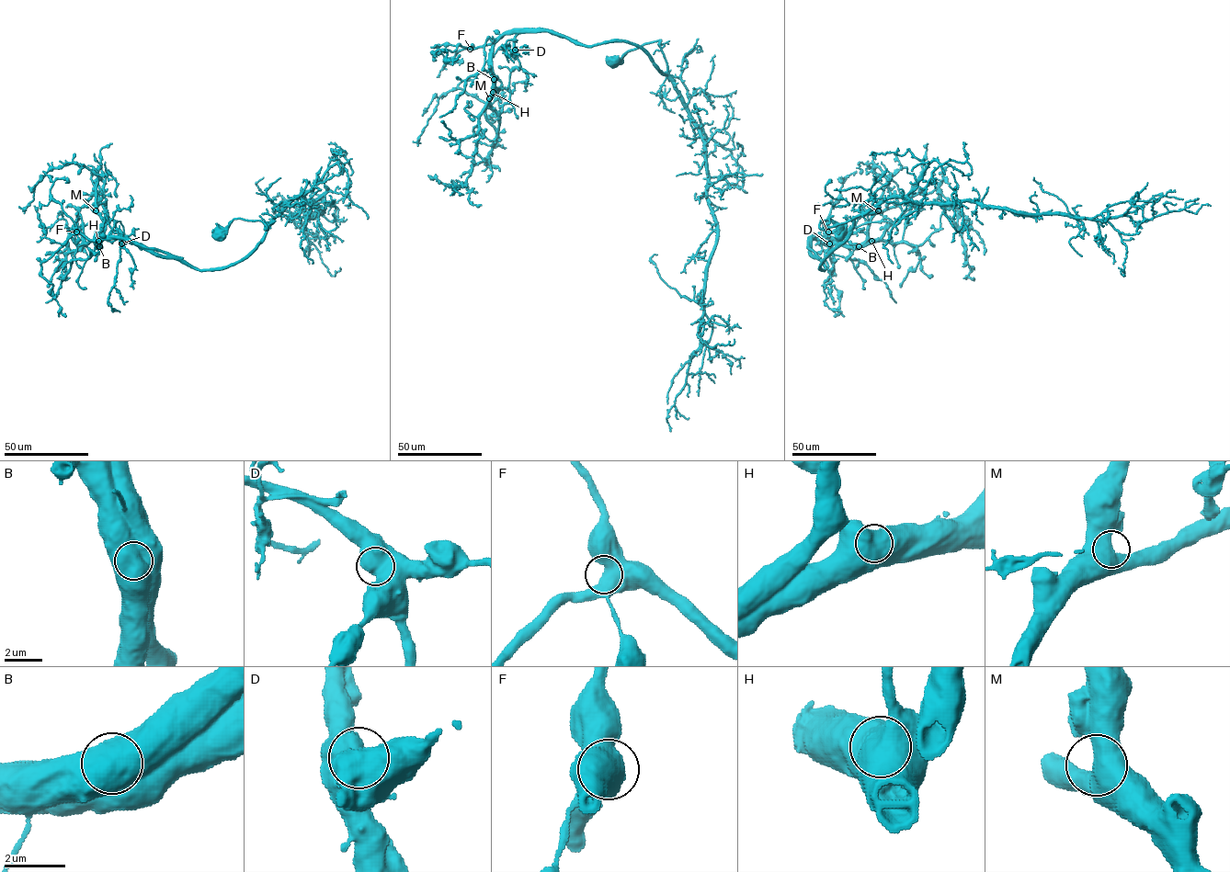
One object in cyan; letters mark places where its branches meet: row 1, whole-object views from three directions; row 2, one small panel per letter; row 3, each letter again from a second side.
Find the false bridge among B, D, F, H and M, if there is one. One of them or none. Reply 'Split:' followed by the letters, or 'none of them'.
Split: B

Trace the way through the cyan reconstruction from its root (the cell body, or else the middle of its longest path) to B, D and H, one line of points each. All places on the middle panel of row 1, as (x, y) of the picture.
B: (611, 61), (660, 39), (668, 73), (628, 41), (585, 46), (548, 31), (515, 31), (495, 44), (494, 79)
D: (611, 61), (660, 39), (668, 73), (626, 41), (585, 46), (548, 31), (520, 31), (515, 50)
H: (611, 61), (660, 39), (668, 73), (628, 41), (585, 46), (548, 31), (515, 31), (494, 46), (493, 92)

